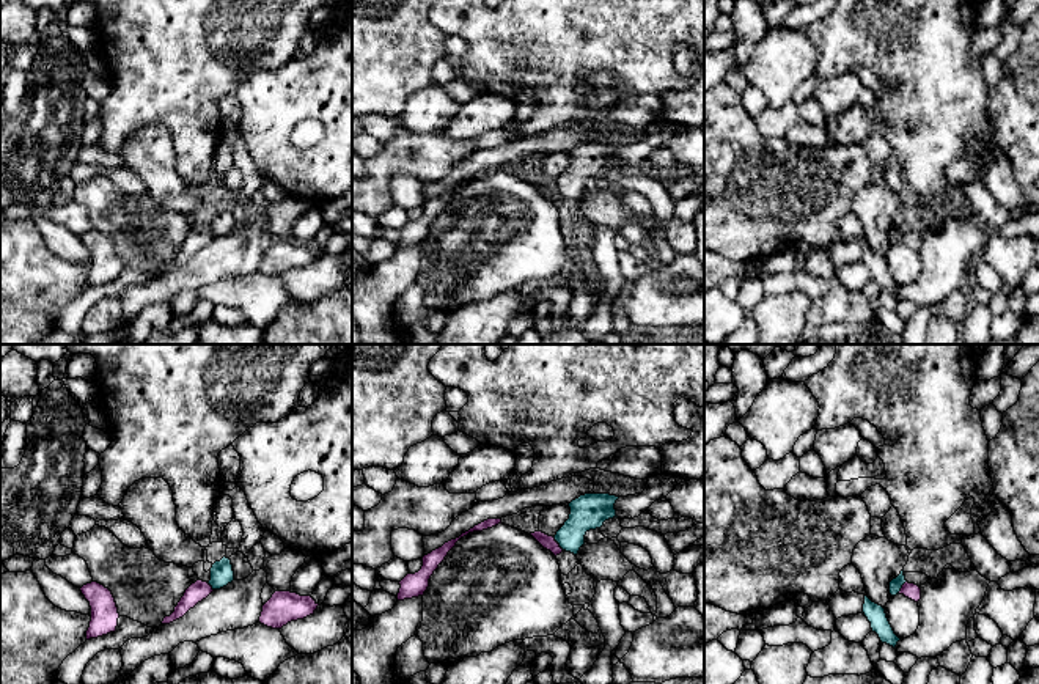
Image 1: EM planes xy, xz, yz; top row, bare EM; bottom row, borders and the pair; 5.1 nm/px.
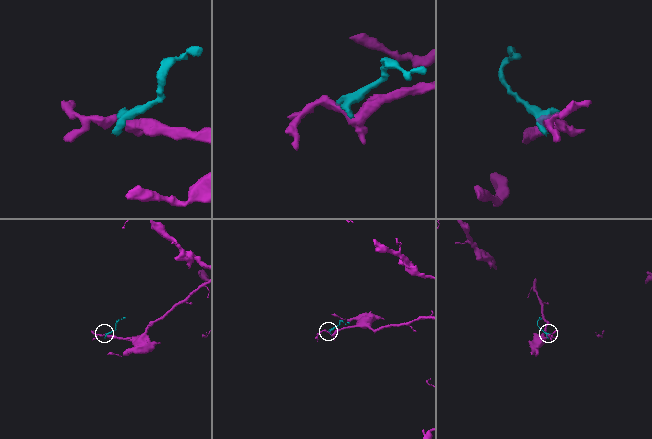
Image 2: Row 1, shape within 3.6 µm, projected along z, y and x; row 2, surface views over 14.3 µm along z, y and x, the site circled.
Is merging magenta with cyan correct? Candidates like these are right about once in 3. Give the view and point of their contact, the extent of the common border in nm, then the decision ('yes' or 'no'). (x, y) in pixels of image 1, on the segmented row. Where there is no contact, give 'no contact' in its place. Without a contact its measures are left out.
contact xz (557, 543); length 90 nm; no

